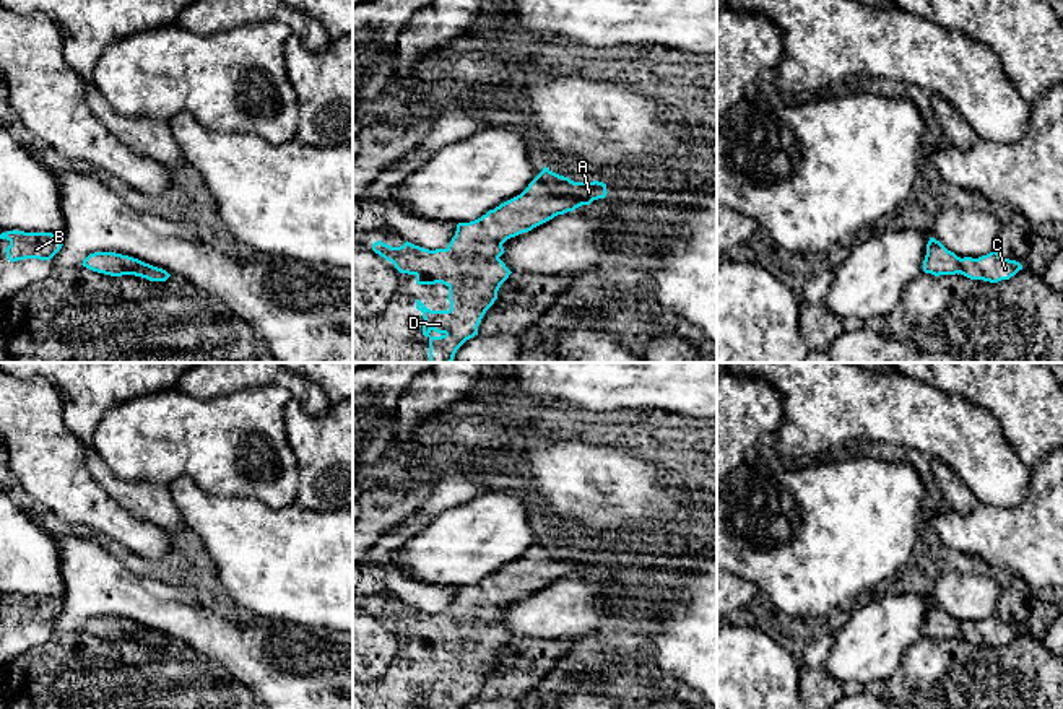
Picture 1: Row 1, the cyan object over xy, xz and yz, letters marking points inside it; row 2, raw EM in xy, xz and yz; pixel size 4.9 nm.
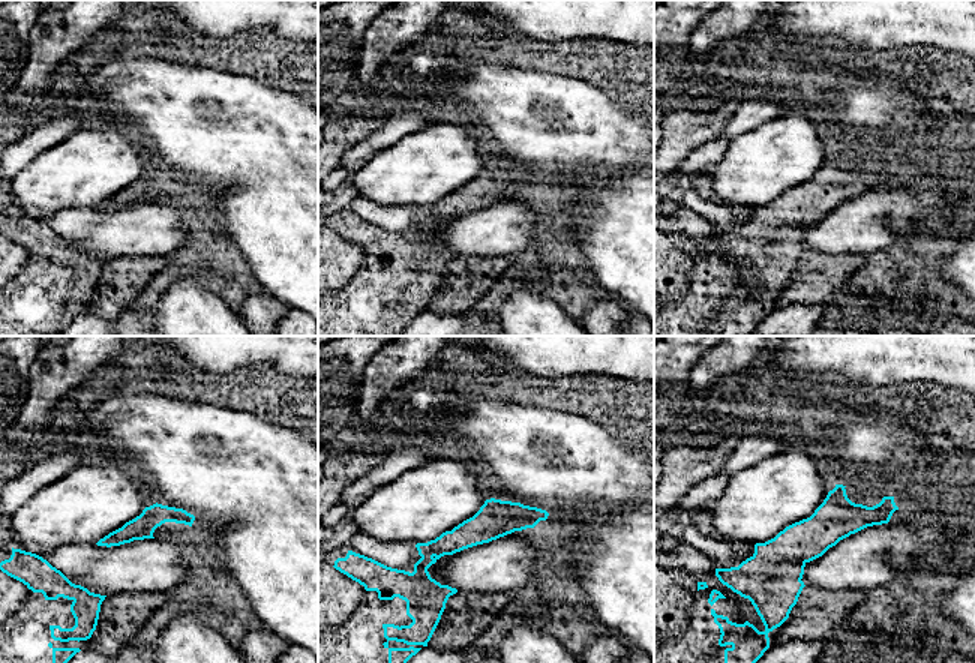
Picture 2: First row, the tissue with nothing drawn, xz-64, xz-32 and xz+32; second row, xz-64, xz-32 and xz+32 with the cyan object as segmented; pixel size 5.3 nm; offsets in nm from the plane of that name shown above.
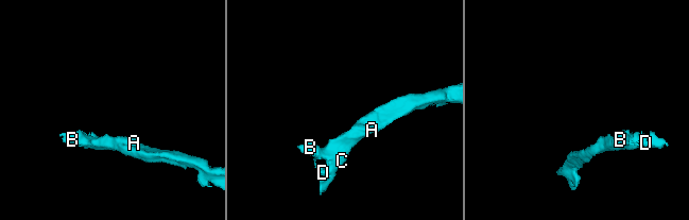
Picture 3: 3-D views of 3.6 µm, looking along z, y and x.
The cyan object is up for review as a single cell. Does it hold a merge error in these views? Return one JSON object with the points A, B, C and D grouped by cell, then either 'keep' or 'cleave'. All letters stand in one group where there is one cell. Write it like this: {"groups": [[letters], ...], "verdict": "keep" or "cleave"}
{"groups": [["A", "B", "C", "D"]], "verdict": "keep"}

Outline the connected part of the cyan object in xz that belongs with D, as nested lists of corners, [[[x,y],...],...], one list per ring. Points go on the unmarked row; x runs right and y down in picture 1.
[[[545,530],[520,559],[475,585],[458,587],[445,613],[429,615],[408,605],[392,611],[377,605],[372,615],[400,637],[414,639],[418,649],[442,647],[449,652],[449,675],[431,675],[416,663],[424,683],[423,699],[429,709],[463,709],[478,699],[483,680],[512,637],[499,623],[502,608],[606,558],[603,546],[574,546]]]

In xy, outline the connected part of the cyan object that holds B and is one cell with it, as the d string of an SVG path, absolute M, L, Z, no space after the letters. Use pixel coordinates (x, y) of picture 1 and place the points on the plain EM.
M7 595L0 598L10 610L5 613L10 626L24 623L50 624L63 610L63 598Z

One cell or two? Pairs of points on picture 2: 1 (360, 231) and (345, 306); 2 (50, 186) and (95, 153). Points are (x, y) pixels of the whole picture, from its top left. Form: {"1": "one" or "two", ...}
{"1": "one", "2": "one"}

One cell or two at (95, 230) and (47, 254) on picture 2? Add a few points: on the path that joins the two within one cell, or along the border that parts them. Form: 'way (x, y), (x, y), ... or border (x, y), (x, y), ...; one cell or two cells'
border (39, 221), (45, 222), (72, 246), (99, 258); two cells

